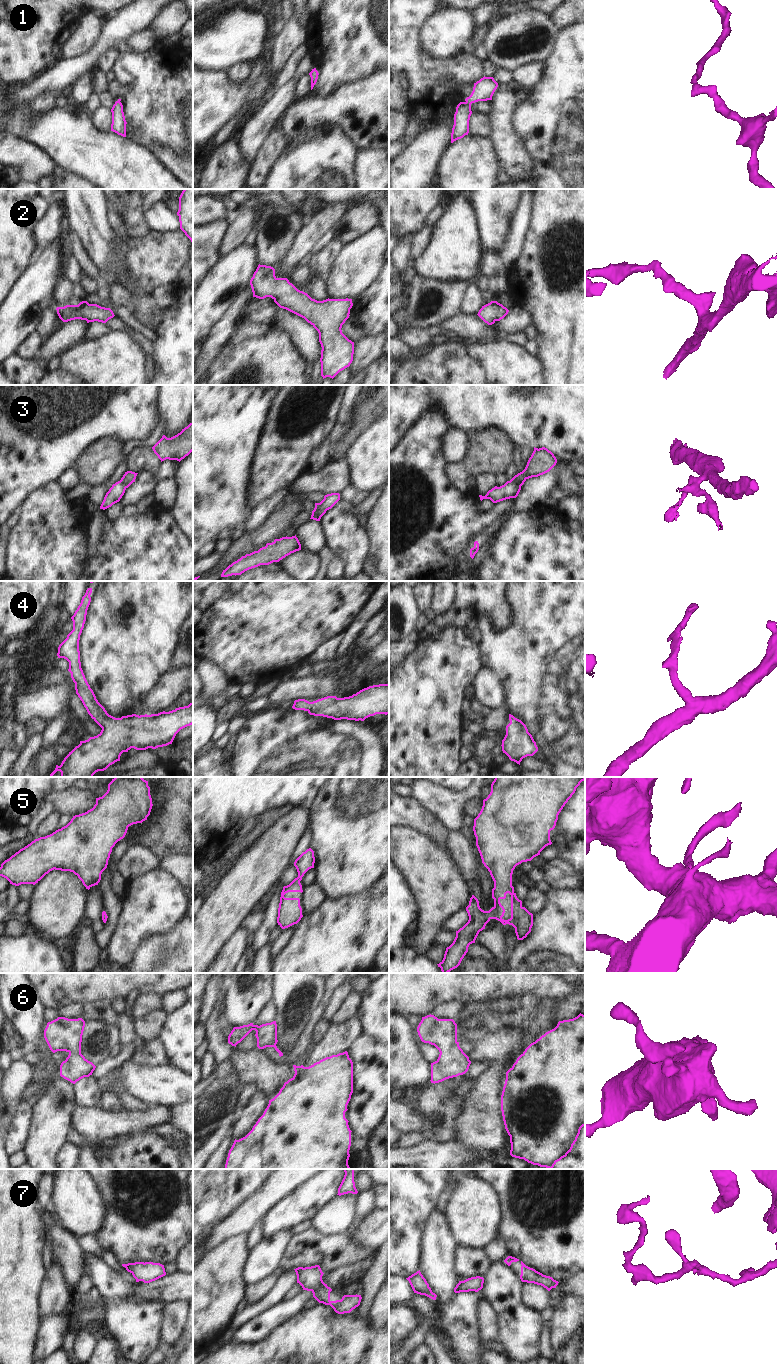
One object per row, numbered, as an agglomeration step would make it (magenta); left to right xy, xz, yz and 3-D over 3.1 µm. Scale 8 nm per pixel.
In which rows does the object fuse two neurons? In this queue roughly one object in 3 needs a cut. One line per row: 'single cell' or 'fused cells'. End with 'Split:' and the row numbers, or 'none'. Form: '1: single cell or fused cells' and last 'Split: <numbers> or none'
1: single cell
2: single cell
3: fused cells
4: single cell
5: single cell
6: single cell
7: single cell
Split: 3

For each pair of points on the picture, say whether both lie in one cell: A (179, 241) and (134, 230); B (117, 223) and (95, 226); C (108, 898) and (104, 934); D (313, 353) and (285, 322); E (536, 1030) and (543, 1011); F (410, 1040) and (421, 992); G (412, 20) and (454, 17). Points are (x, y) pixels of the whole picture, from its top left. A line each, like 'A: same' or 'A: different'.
A: different
B: different
C: same
D: same
E: same
F: different
G: different

